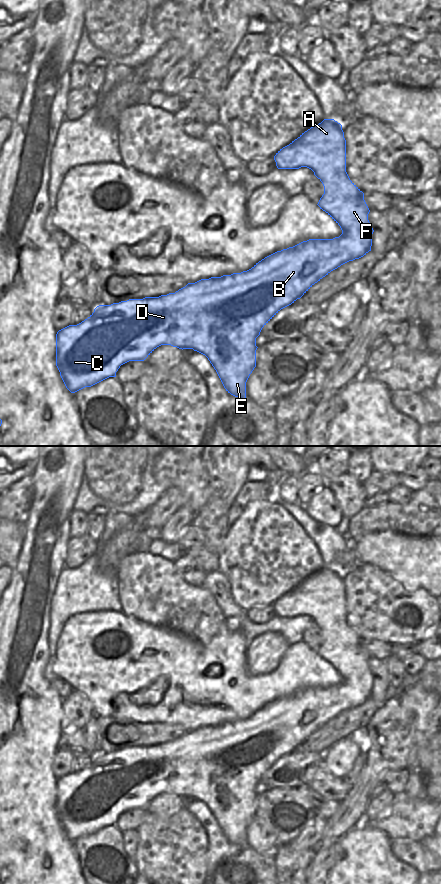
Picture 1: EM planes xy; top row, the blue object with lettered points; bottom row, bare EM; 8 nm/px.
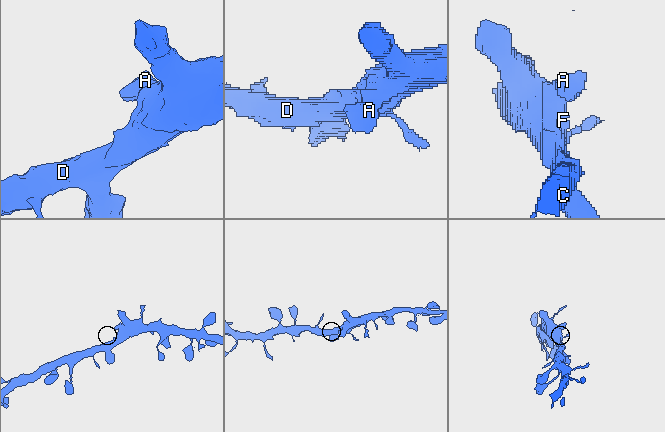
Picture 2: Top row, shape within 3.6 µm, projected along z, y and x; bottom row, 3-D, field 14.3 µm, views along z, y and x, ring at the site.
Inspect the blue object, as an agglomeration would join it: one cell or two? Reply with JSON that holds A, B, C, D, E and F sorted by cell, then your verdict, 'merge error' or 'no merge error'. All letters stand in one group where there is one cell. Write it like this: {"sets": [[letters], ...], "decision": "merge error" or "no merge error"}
{"sets": [["A", "B", "C", "D", "E", "F"]], "decision": "no merge error"}

